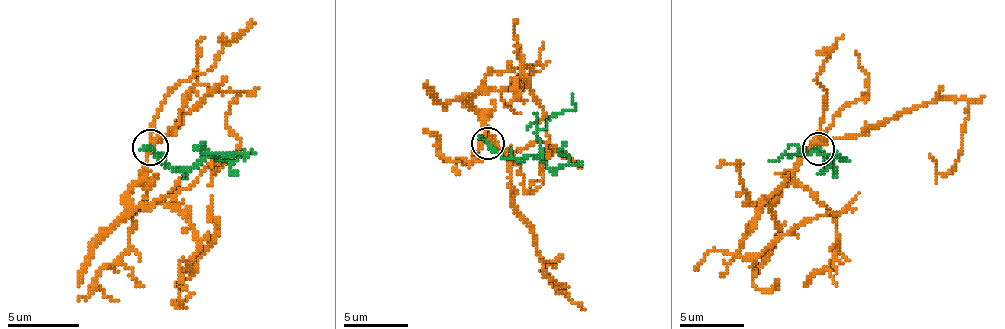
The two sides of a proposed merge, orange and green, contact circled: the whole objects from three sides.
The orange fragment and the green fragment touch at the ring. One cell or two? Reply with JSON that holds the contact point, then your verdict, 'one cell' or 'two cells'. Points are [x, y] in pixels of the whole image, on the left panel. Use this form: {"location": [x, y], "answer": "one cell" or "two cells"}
{"location": [150, 147], "answer": "two cells"}

